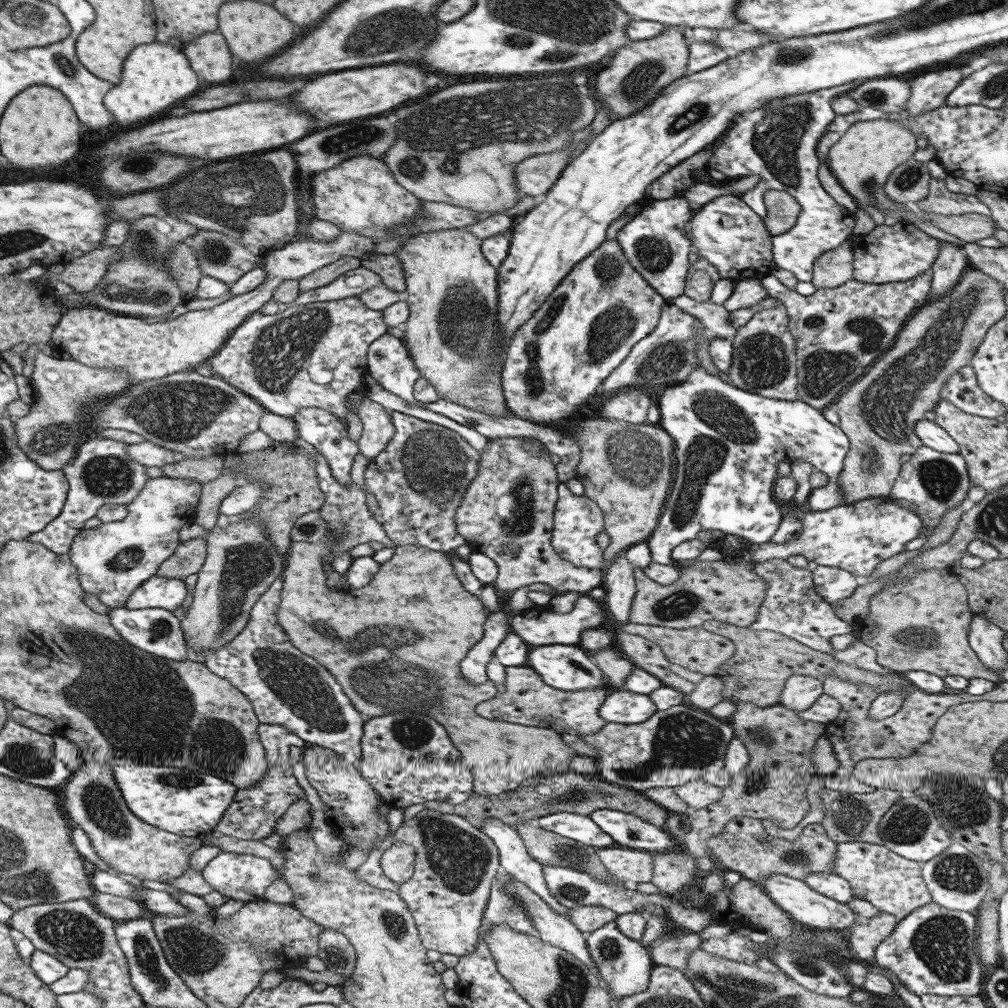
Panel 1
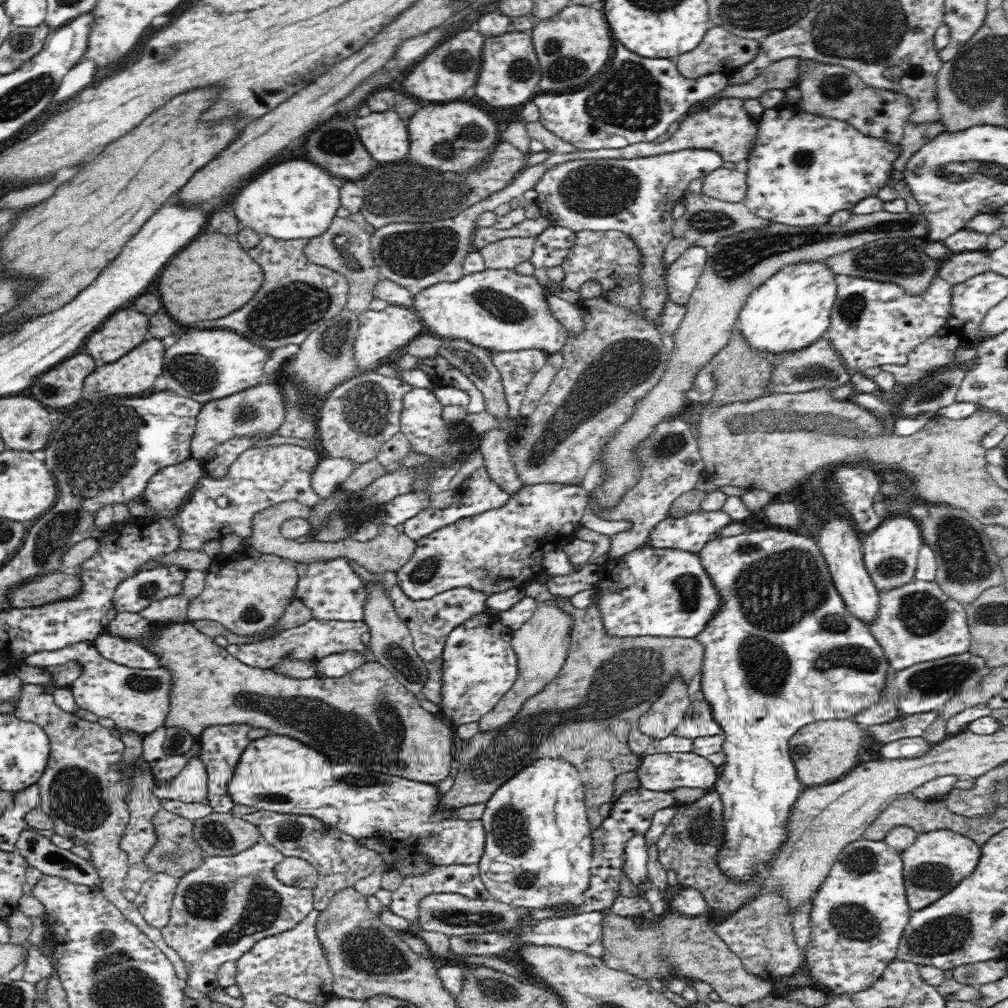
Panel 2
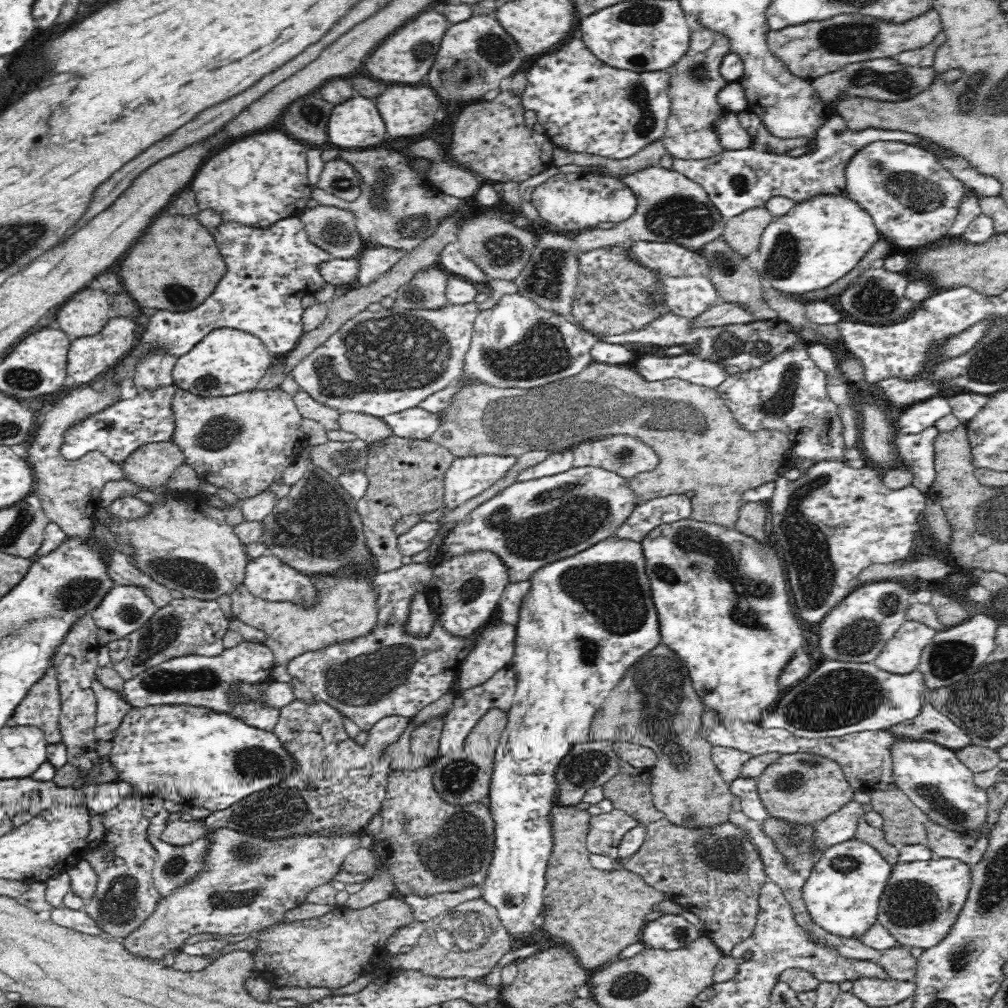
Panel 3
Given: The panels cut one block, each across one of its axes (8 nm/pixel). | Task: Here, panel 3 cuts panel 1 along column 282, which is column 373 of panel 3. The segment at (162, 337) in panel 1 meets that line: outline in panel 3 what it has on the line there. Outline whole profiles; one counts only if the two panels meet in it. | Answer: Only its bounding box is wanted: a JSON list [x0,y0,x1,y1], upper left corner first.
[356,246,407,285]

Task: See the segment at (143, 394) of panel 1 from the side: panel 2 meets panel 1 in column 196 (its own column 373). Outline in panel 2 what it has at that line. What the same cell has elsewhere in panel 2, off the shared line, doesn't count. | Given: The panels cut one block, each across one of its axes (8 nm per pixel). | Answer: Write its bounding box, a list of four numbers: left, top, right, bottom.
[316,372,412,465]

